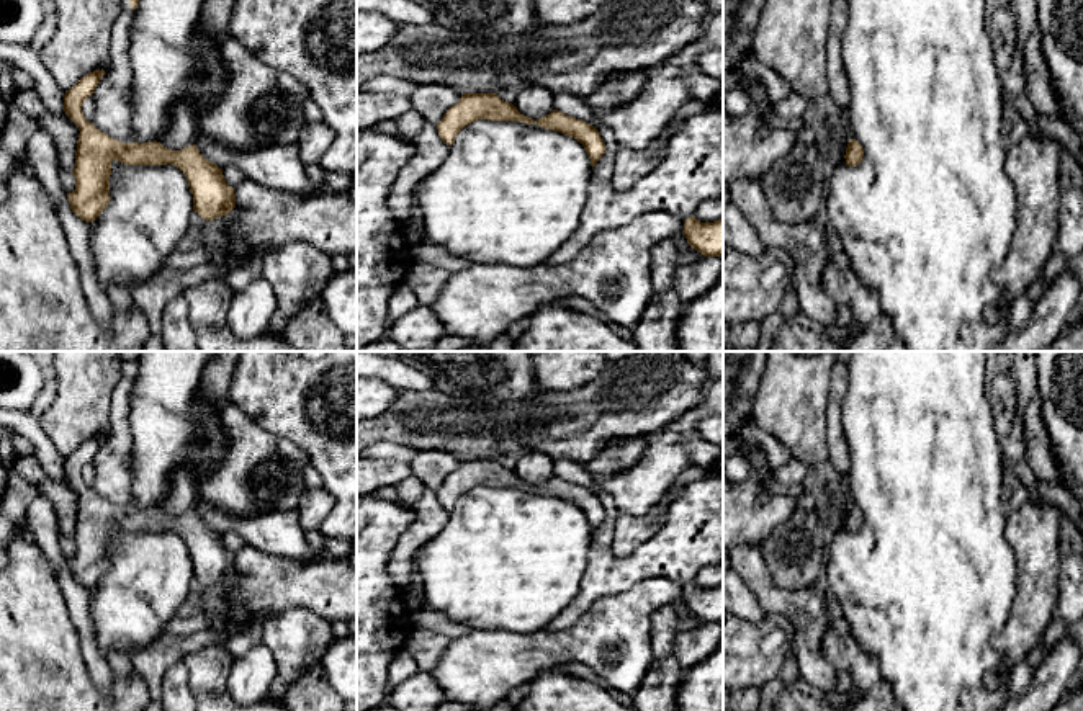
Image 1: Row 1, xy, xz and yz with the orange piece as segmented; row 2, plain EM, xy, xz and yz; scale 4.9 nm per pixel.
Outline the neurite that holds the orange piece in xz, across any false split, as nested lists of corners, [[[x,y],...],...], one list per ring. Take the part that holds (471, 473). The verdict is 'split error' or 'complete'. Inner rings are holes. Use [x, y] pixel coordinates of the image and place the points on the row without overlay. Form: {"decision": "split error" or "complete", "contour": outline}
{"decision": "complete", "contour": [[[463,459],[460,467],[447,476],[442,487],[437,490],[438,502],[447,512],[452,512],[458,499],[478,485],[538,490],[540,494],[574,503],[584,512],[592,536],[605,520],[604,505],[592,490],[571,484],[558,476],[533,487],[532,484],[524,482],[512,469],[501,466],[497,459]]]}

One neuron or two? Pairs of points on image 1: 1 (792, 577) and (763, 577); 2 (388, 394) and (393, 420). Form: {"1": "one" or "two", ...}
{"1": "two", "2": "two"}

